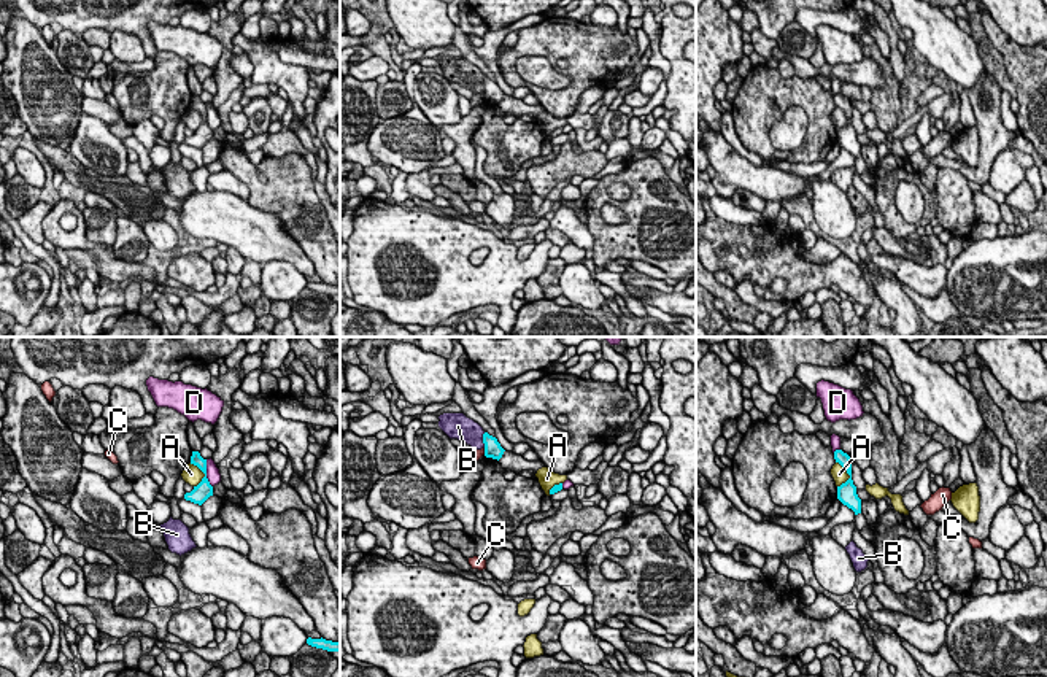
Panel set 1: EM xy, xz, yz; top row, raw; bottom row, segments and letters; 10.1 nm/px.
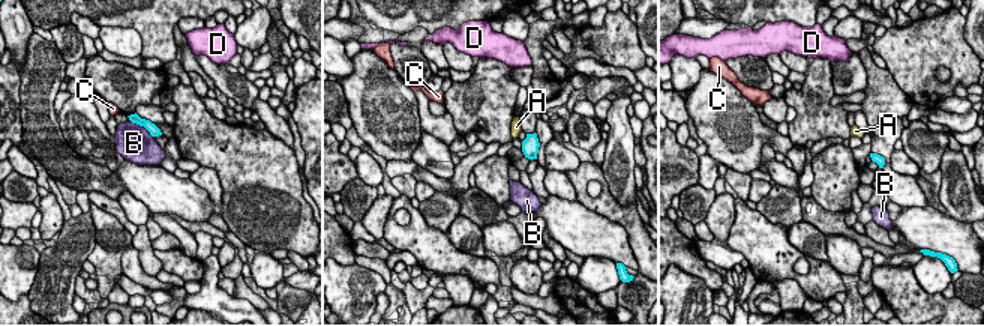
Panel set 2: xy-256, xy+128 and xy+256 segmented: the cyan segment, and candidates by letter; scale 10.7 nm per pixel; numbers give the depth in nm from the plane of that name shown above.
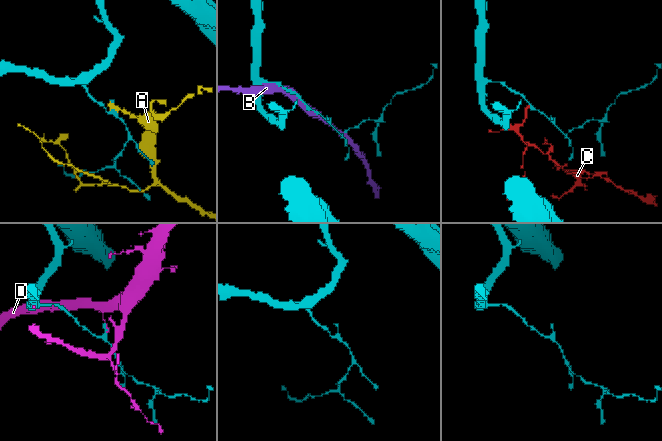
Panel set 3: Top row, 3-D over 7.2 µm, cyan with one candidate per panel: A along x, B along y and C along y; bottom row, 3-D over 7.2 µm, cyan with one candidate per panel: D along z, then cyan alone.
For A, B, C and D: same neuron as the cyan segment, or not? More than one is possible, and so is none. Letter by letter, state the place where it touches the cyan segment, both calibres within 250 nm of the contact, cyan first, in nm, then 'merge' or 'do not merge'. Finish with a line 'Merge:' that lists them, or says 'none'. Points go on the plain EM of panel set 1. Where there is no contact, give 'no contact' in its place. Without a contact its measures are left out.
A: yz (847, 116) | 190/160 nm | do not merge
B: xz (483, 85) | 170/240 nm | do not merge
C: xz (485, 96) | 170/100 nm | do not merge
D: xy (205, 118) | 180/140 nm | do not merge
Merge: none

